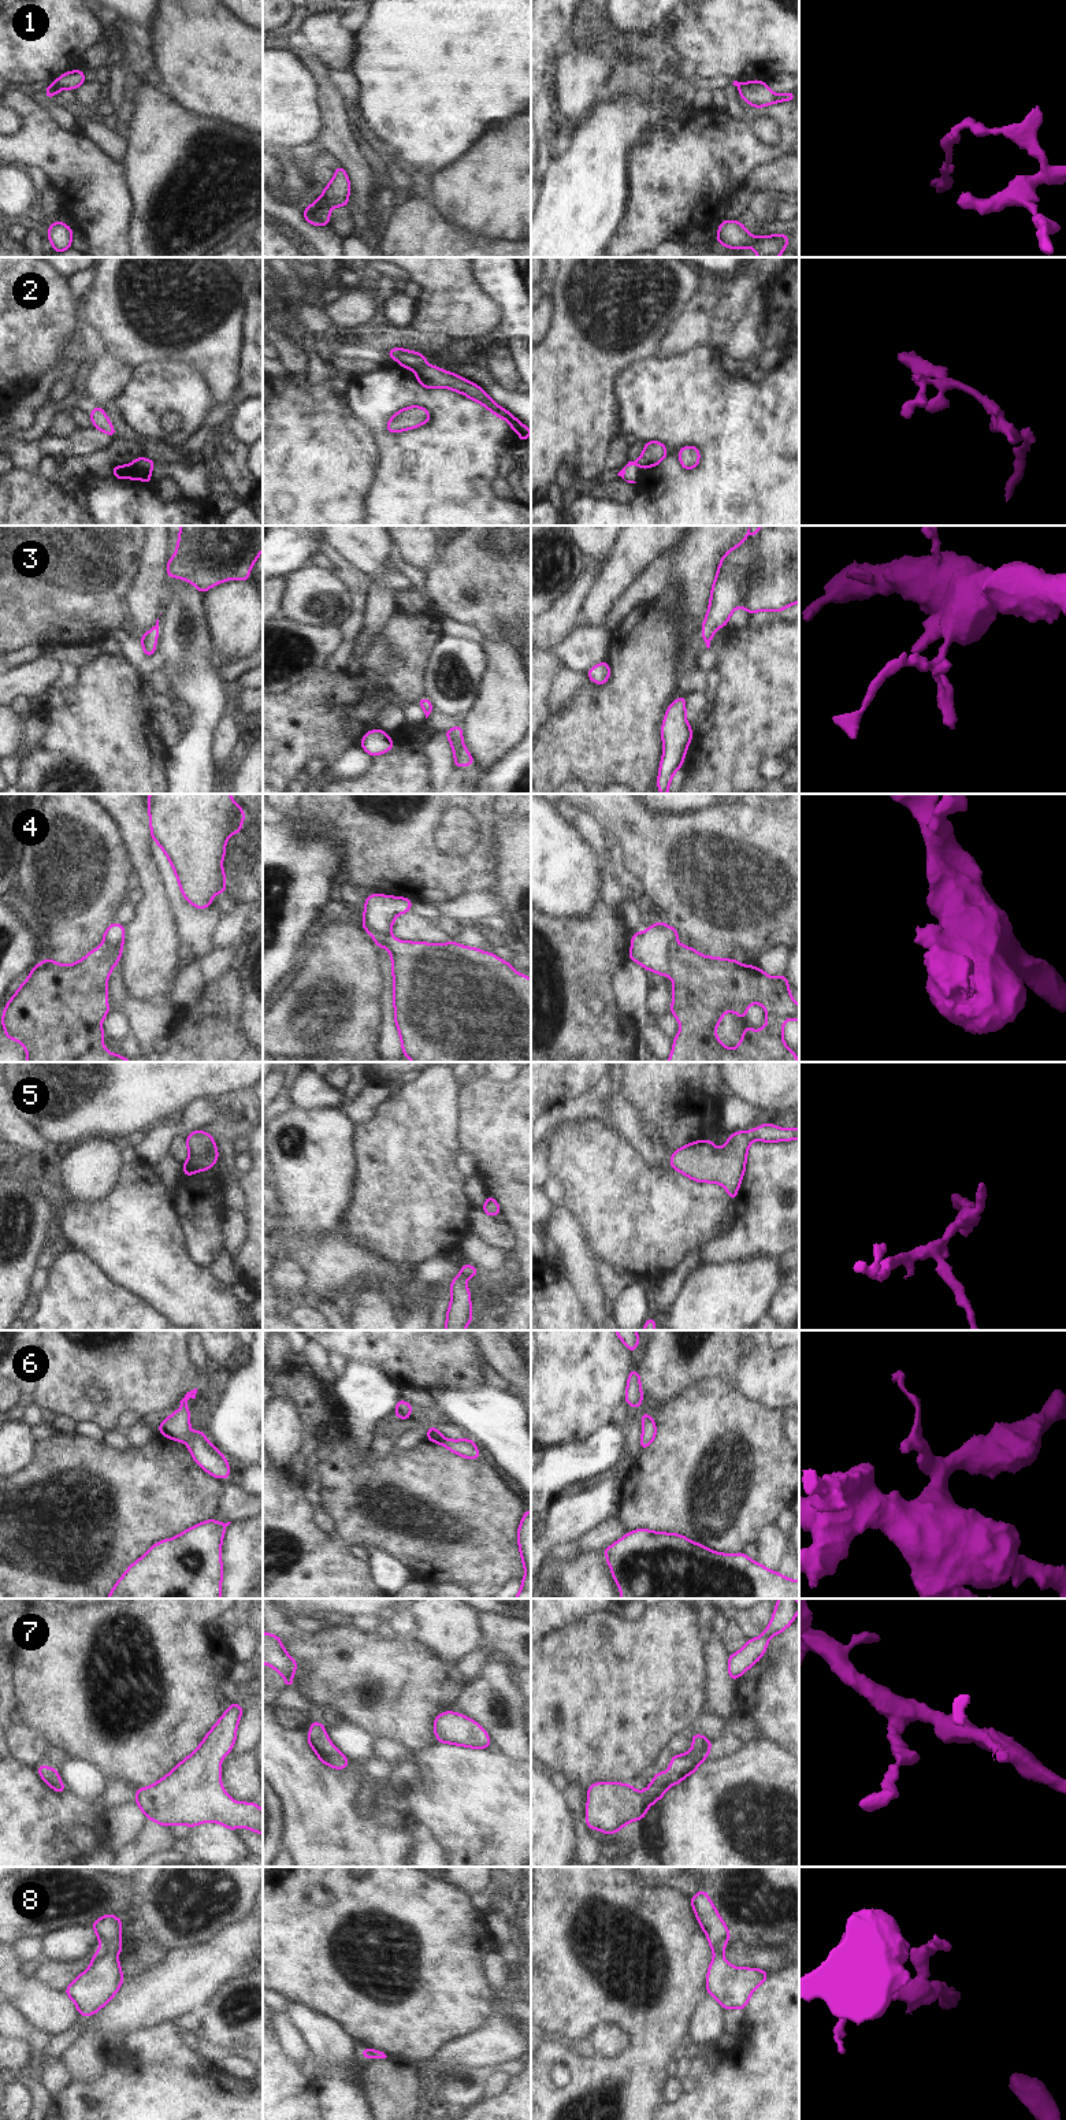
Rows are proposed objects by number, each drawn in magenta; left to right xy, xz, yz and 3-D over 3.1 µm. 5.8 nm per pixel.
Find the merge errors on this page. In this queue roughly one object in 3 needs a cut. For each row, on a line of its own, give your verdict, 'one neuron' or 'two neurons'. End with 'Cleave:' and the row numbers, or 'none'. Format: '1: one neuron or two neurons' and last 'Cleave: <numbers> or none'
1: two neurons
2: two neurons
3: one neuron
4: two neurons
5: one neuron
6: one neuron
7: one neuron
8: one neuron
Cleave: 1, 2, 4

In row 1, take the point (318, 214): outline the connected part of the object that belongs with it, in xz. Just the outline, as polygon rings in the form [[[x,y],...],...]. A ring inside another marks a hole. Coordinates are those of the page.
[[[322,197],[308,205],[302,212],[305,220],[313,226],[330,224],[330,207]]]

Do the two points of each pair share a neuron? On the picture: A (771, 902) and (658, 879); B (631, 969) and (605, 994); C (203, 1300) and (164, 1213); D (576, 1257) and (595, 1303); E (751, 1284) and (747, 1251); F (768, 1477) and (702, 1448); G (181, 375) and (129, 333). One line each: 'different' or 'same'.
A: same
B: different
C: same
D: same
E: different
F: same
G: different

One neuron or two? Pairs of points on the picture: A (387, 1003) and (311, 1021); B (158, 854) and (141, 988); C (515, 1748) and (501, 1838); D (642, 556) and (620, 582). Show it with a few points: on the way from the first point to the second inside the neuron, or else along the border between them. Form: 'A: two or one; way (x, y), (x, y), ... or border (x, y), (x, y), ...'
A: two; border (381, 973), (382, 1021), (376, 1036)
B: two; border (149, 838), (149, 856), (167, 899)
C: two; border (500, 1751), (516, 1760)
D: one; way (635, 563), (623, 575)

